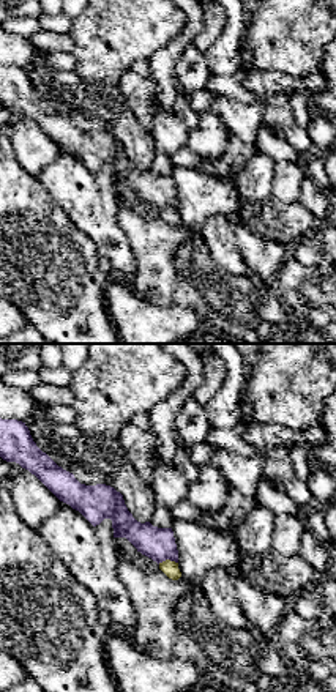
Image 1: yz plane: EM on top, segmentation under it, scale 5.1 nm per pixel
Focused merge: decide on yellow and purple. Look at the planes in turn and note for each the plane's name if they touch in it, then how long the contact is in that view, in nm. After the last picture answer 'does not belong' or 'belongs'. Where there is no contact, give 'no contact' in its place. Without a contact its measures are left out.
contact in yz; length 100 nm

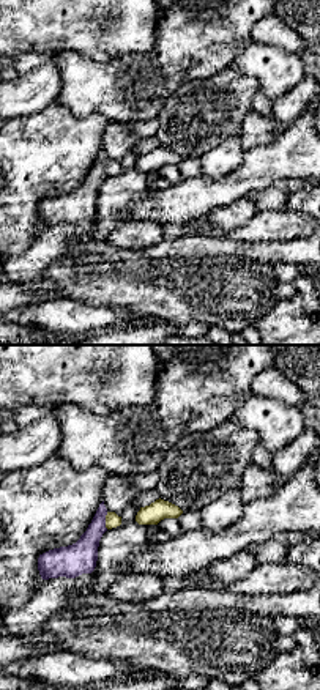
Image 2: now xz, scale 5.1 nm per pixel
contact in xz; length 90 nm

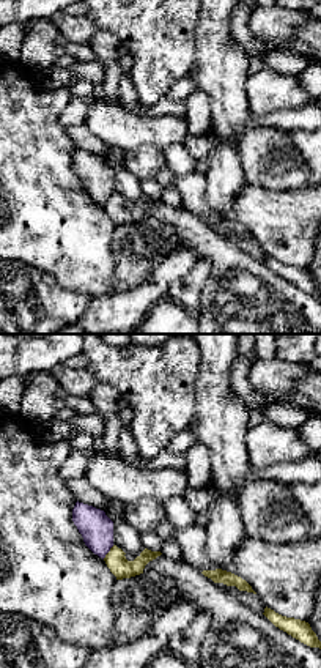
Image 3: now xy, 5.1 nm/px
contact in xy; length 90 nm

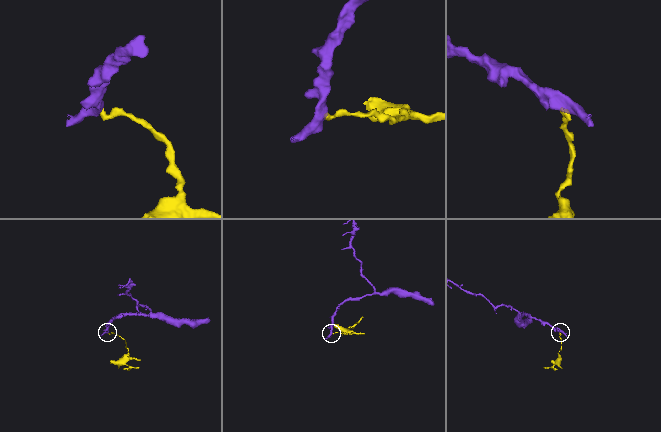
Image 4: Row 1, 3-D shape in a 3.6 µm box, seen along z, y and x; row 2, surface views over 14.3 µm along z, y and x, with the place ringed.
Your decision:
does not belong

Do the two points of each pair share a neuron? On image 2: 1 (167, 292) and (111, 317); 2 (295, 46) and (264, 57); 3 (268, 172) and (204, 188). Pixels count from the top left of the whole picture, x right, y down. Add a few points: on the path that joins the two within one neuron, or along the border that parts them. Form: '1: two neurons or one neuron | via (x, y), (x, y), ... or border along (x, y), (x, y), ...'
1: two neurons | border along (90, 303), (126, 307), (139, 319)
2: two neurons | border along (251, 40), (260, 44), (275, 44), (300, 55)
3: one neuron | via (253, 174), (230, 188), (219, 188)

